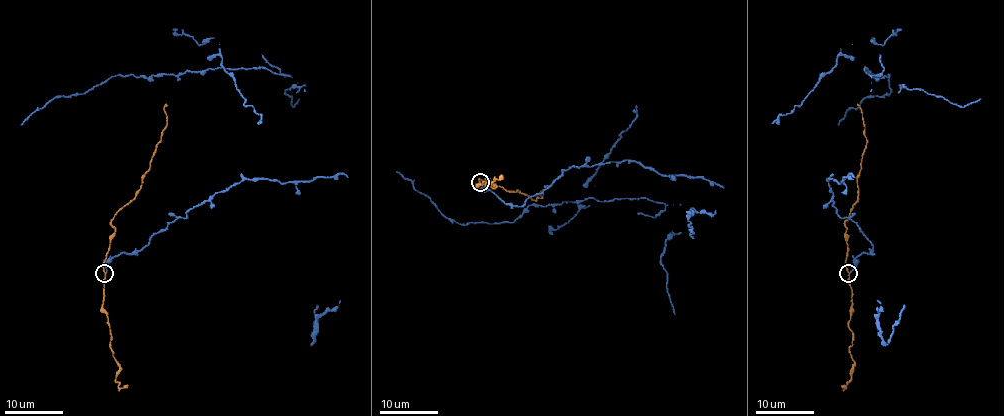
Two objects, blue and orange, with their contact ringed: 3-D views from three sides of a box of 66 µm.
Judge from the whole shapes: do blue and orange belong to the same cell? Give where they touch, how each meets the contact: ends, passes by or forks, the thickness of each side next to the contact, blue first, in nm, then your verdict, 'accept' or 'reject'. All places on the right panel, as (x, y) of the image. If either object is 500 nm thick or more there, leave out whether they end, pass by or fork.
place (848, 273); blue ends; orange passes by; calibres 130 and 160 nm; reject

